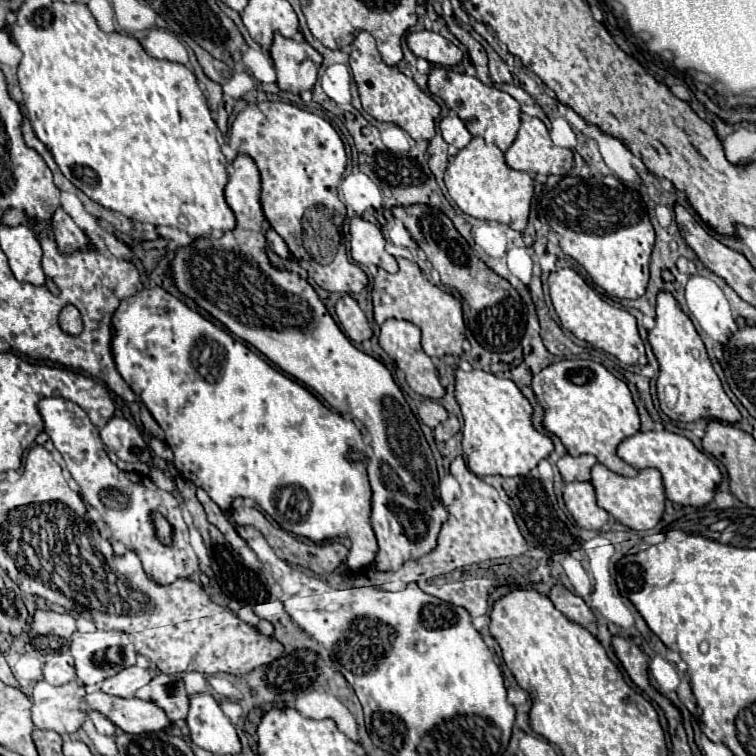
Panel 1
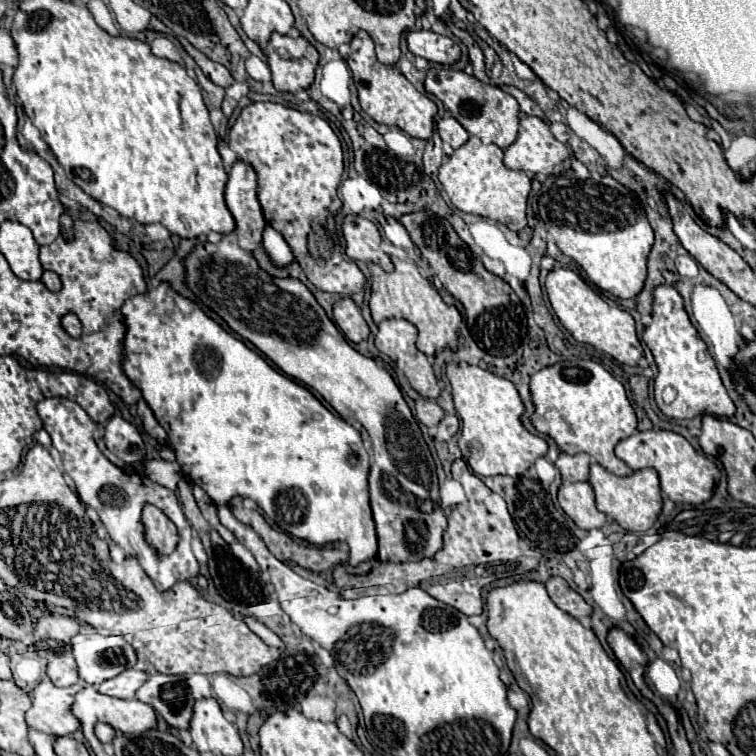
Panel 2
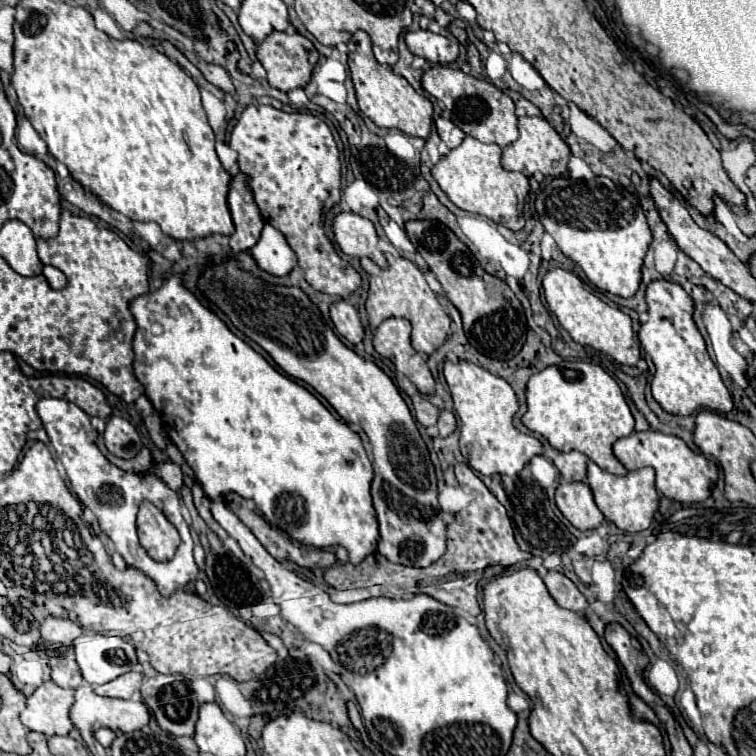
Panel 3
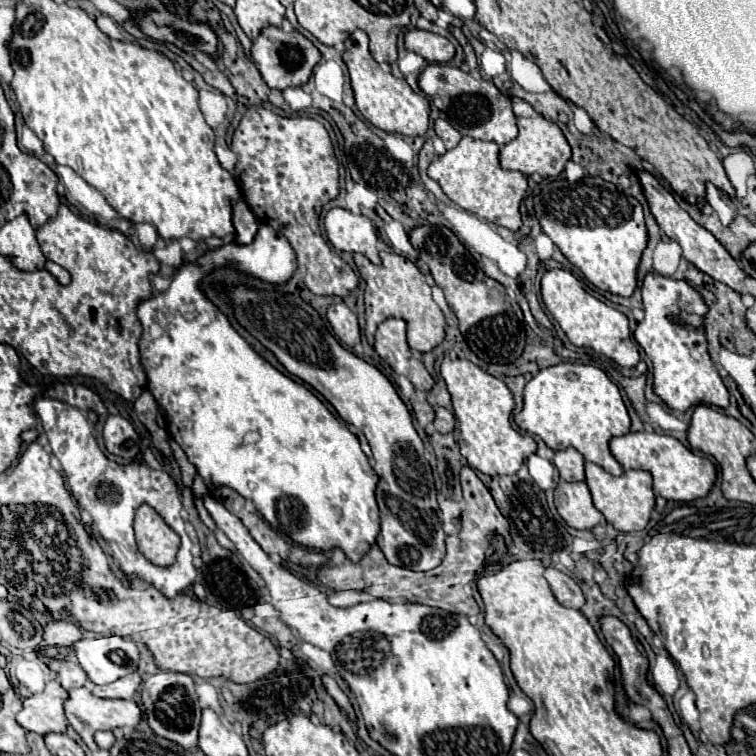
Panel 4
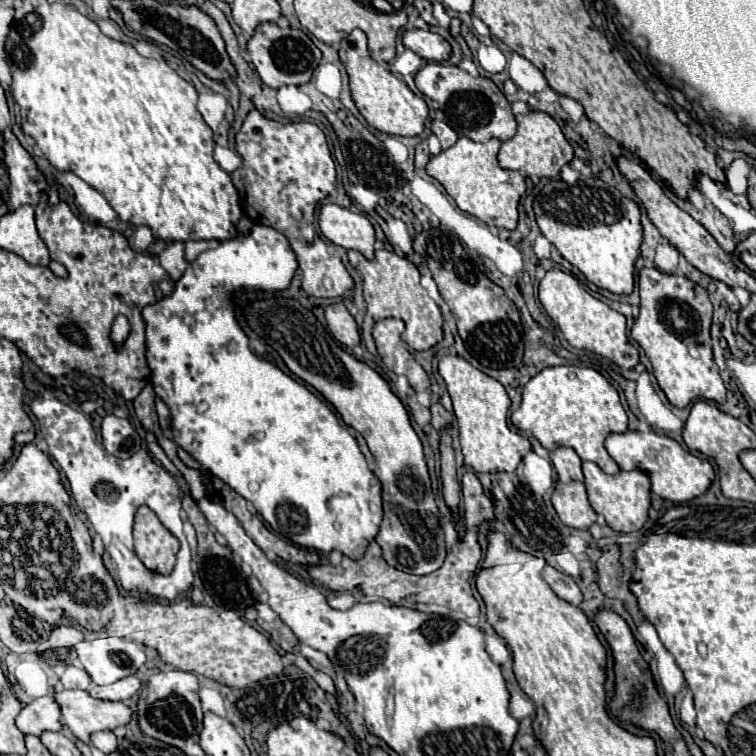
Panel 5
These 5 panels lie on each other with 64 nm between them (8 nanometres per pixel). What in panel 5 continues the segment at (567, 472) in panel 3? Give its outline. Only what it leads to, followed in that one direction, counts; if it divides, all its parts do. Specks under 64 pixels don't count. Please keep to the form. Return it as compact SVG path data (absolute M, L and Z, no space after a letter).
M556 448L554 452L550 452L550 460L558 472L558 480L560 482L572 482L572 480L582 480L582 460L578 458L578 454L570 448Z

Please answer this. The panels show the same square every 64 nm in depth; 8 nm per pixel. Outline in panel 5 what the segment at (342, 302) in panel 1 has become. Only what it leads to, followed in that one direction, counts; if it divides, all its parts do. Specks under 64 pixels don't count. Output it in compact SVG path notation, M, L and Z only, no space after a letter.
M334 302L324 308L326 324L334 336L336 342L340 342L346 348L352 348L360 344L360 332L356 326L356 320L350 316L346 306L342 302Z

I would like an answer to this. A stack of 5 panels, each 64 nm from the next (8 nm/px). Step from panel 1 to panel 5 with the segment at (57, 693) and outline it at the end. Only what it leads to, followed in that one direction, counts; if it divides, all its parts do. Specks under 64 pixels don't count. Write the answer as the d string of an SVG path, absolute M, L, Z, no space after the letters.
M50 688L48 696L36 698L34 702L22 708L22 712L16 718L16 726L22 734L40 736L44 730L52 730L52 732L62 730L60 710L58 710L58 704L54 702L54 692L56 690Z

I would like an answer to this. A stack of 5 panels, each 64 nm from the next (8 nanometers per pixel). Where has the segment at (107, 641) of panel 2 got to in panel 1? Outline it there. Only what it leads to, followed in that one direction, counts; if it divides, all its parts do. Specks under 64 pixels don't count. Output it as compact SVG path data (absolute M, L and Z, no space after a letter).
M74 632L70 650L76 660L76 674L86 686L100 684L102 680L118 674L120 670L124 670L136 662L134 646L128 640L128 636L122 632L92 632L92 634Z

